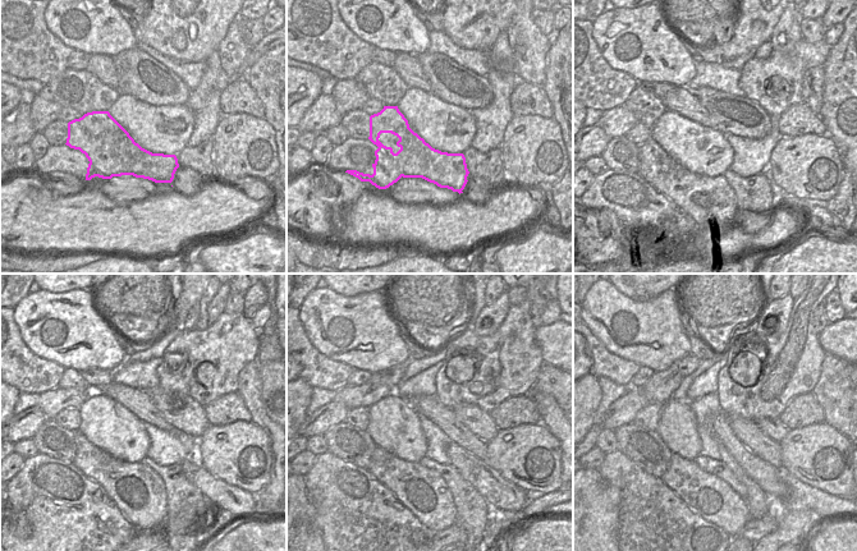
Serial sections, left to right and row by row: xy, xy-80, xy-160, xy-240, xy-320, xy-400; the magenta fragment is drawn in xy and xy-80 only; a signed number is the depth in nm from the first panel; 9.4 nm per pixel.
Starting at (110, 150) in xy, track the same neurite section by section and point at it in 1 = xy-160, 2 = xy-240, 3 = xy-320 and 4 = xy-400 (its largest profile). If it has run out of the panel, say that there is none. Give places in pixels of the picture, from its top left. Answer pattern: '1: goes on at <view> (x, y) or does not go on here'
1: goes on at xy-160 (707, 198)
2: goes on at xy-240 (138, 491)
3: goes on at xy-320 (422, 491)
4: goes on at xy-400 (715, 501)

